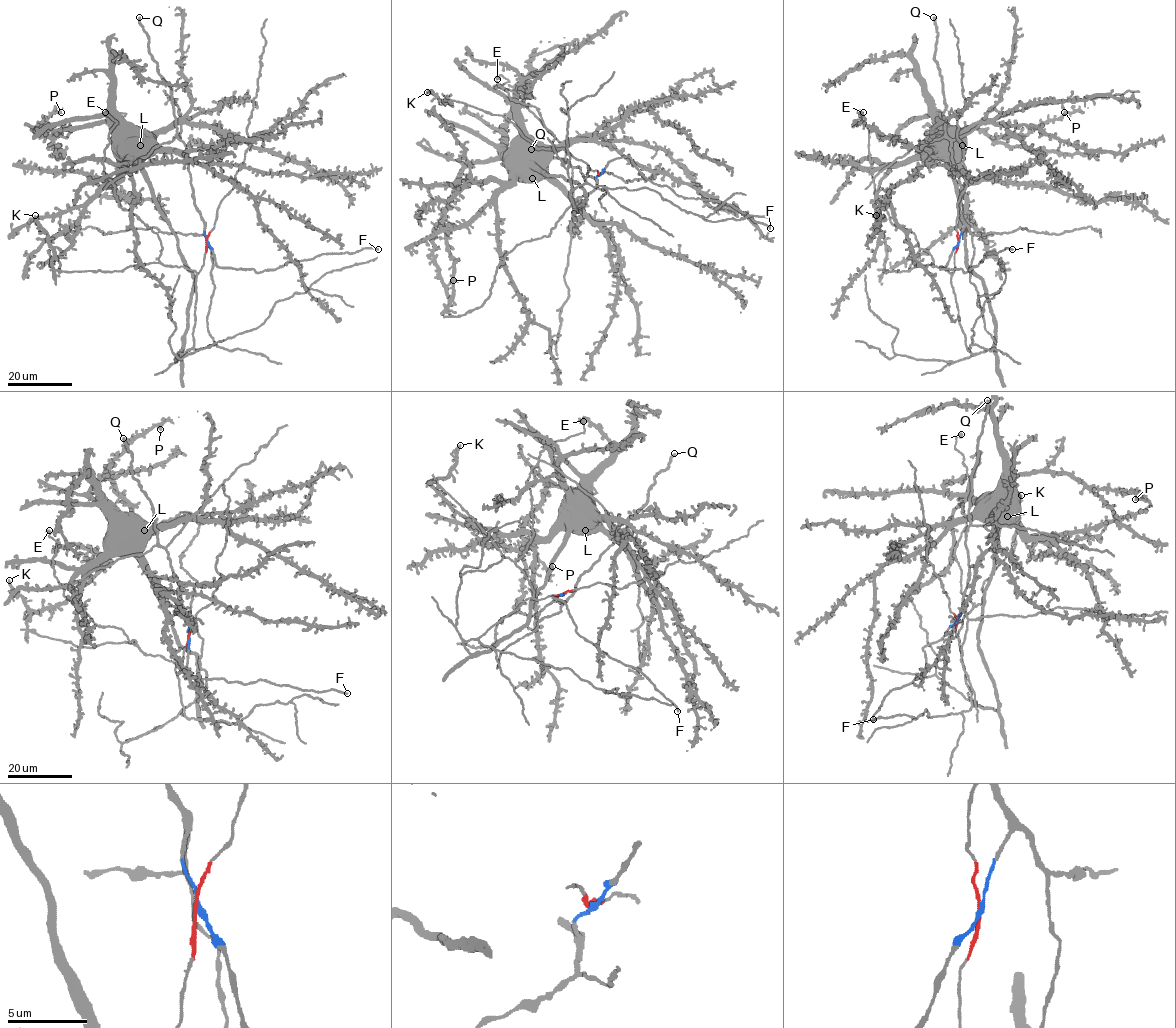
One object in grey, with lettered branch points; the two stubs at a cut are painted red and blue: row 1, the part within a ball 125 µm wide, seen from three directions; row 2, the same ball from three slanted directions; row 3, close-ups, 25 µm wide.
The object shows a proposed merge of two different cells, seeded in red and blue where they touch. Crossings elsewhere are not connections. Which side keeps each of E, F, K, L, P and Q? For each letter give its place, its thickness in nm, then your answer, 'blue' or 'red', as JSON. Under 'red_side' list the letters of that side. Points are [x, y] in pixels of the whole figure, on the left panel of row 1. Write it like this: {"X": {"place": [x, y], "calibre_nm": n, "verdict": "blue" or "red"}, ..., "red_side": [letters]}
{"E": {"place": [105, 112], "calibre_nm": 550, "verdict": "red"}, "F": {"place": [378, 249], "calibre_nm": 200, "verdict": "blue"}, "K": {"place": [35, 215], "calibre_nm": 360, "verdict": "red"}, "L": {"place": [140, 145], "calibre_nm": 300, "verdict": "red"}, "P": {"place": [61, 112], "calibre_nm": 360, "verdict": "red"}, "Q": {"place": [139, 17], "calibre_nm": 400, "verdict": "blue"}, "red_side": ["E", "K", "L", "P"]}

